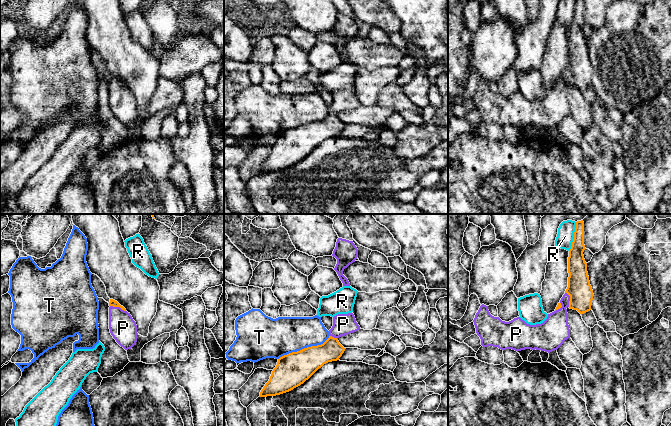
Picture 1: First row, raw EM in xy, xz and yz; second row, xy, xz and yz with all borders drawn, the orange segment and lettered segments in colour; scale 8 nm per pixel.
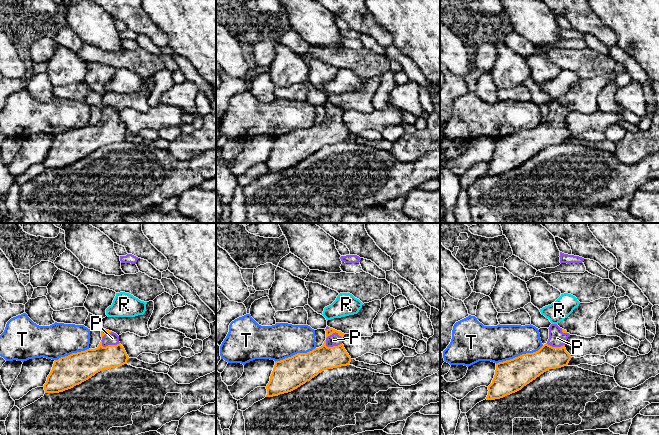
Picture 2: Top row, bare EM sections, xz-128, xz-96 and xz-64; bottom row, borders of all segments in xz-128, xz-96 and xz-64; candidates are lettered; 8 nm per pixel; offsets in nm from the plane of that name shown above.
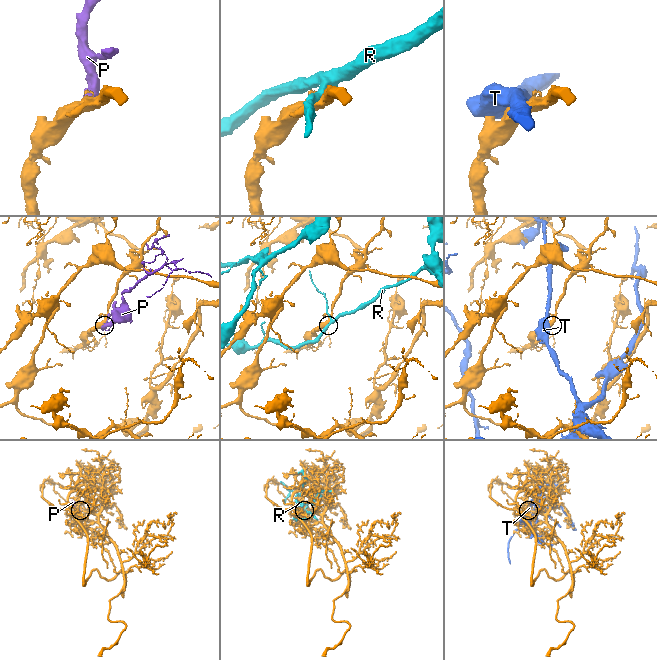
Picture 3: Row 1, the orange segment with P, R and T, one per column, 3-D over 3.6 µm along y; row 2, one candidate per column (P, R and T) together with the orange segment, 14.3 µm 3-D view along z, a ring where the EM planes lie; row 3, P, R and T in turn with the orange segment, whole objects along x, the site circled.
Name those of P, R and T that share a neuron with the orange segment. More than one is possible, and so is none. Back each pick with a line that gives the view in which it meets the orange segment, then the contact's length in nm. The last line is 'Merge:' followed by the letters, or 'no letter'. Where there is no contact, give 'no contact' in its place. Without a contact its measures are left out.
P: meets orange in xy; contact 140 nm long
Merge: P

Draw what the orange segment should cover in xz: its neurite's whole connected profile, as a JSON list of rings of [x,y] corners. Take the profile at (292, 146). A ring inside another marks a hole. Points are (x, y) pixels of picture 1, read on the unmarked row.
[[[353,89],[334,92],[329,114],[323,120],[307,123],[278,135],[259,173],[289,168],[303,160],[324,140],[339,136],[346,124],[339,119],[338,114],[359,105]]]

